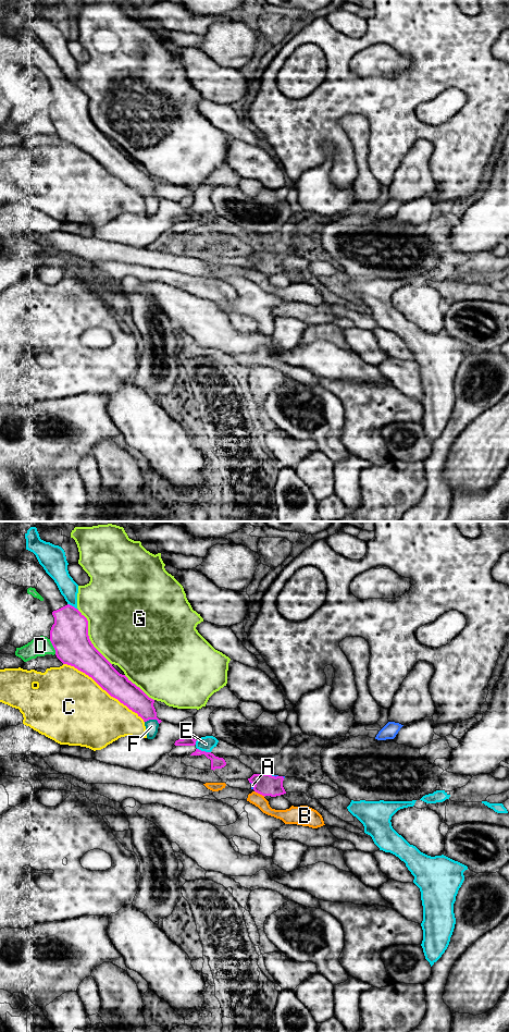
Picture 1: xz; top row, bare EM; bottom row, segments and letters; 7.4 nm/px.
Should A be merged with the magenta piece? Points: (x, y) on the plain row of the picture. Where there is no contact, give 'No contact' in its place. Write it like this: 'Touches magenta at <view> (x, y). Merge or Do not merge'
Touches magenta at xz (253, 261). Do not merge

